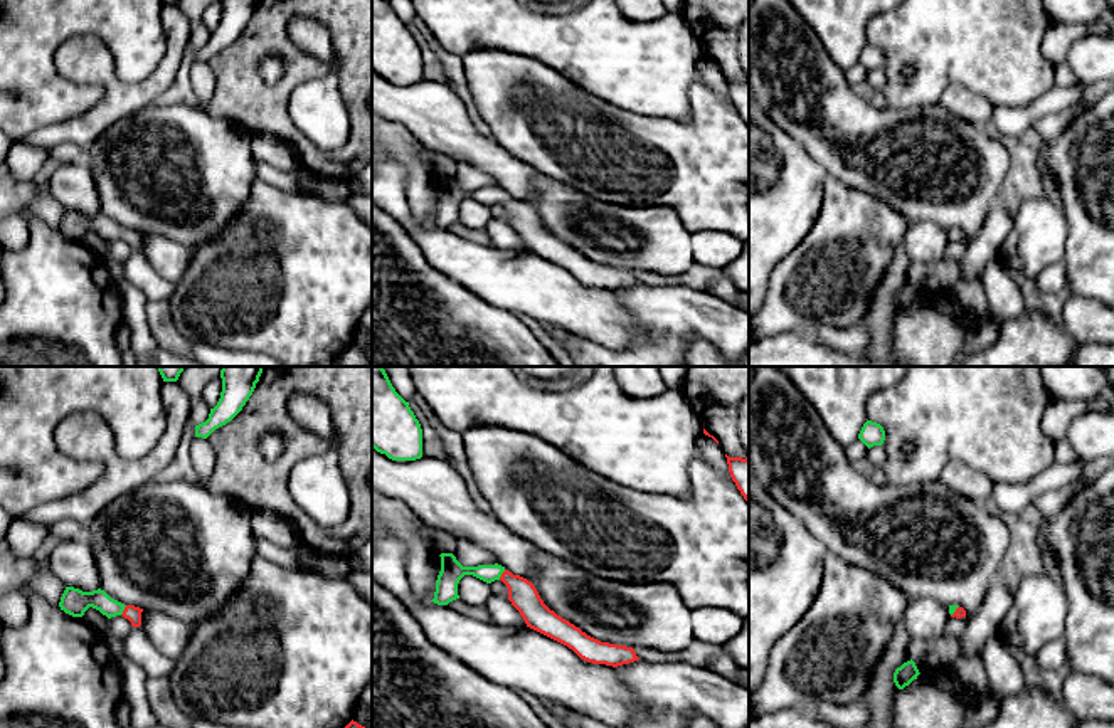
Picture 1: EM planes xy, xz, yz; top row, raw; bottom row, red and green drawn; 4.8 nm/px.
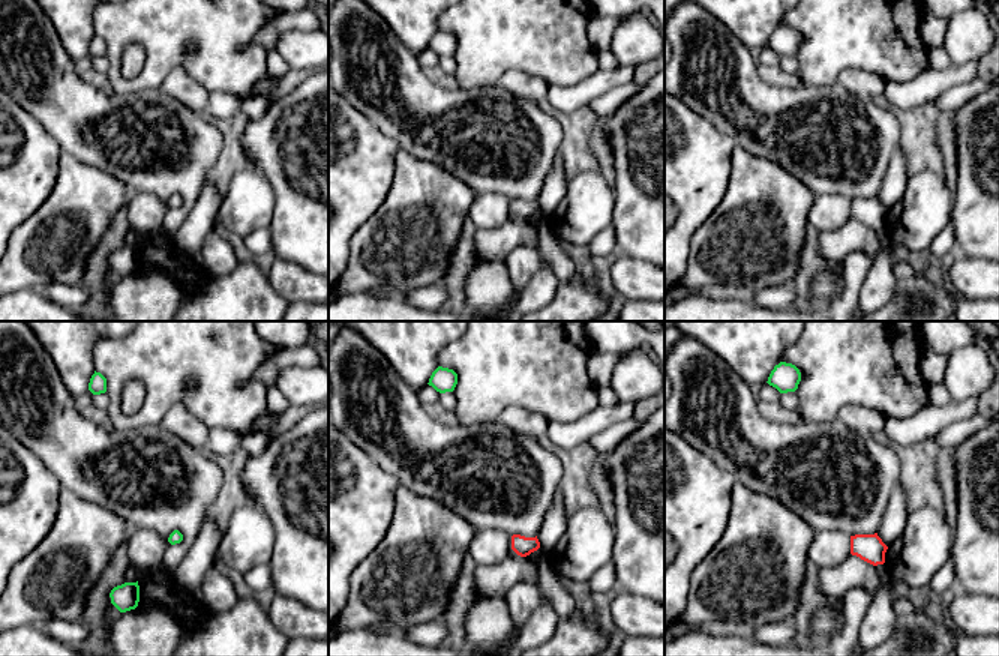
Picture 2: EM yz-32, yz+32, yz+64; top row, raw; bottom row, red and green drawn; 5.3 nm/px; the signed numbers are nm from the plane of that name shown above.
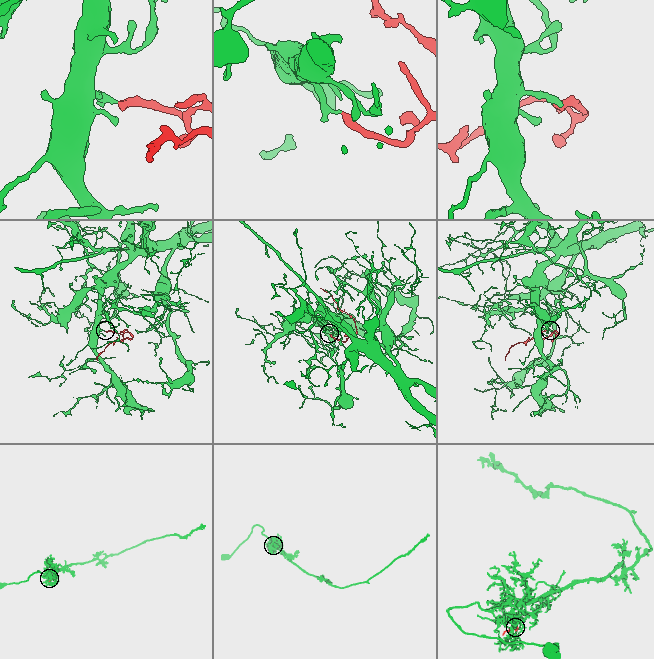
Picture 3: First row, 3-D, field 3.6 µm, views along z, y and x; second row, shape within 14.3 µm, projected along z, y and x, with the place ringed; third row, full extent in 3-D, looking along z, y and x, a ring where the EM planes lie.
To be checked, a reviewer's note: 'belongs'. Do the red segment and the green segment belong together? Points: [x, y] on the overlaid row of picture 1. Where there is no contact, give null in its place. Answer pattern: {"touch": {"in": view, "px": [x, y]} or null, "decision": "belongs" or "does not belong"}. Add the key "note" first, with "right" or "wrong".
{"note": "right", "touch": {"in": "xy", "px": [123, 611]}, "decision": "belongs"}

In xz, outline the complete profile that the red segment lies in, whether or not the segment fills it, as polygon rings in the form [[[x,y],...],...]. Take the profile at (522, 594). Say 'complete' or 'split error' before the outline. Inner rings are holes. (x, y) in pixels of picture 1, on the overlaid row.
split error | [[[441,553],[439,557],[441,572],[436,580],[434,599],[431,602],[448,605],[459,599],[458,583],[464,575],[473,575],[486,583],[501,580],[508,588],[508,600],[520,612],[527,627],[567,646],[581,659],[613,667],[639,659],[633,647],[601,642],[557,615],[544,604],[532,582],[520,575],[513,575],[505,567],[498,563],[463,567],[453,553]]]

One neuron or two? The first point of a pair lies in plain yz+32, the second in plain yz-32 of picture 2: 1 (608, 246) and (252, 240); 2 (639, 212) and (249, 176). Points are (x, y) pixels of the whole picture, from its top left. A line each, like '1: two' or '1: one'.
1: one
2: two

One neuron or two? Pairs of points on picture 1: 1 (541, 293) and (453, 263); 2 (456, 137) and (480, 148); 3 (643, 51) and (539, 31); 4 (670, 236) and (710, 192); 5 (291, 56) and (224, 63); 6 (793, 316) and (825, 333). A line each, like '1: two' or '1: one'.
1: one
2: one
3: one
4: two
5: one
6: two

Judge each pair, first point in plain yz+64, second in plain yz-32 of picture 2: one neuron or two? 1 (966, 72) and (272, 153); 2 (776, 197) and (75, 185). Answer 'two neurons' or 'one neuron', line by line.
1: two neurons
2: one neuron

